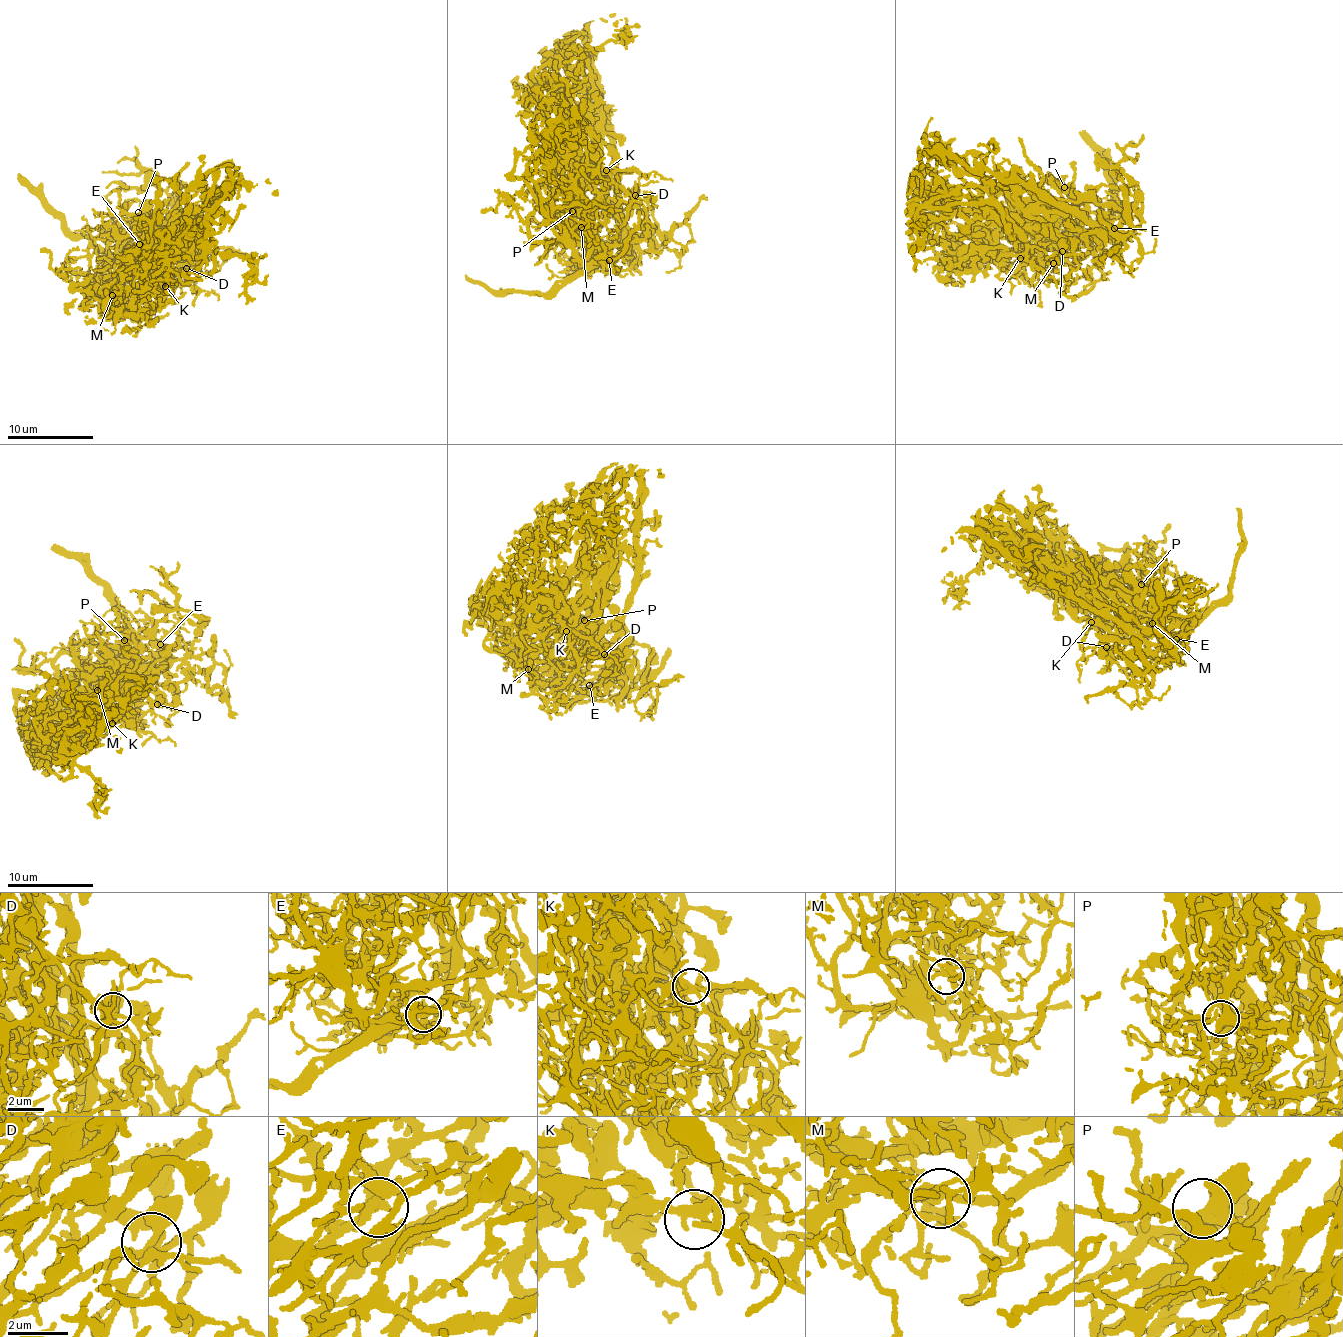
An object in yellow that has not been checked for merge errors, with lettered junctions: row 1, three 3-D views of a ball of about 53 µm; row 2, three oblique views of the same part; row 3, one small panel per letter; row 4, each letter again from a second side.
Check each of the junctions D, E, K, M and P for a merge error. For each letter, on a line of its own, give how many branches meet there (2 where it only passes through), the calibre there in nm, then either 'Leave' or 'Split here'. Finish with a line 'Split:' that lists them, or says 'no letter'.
D: Branches: 4. Thickness 360 nm. Leave
E: Branches: 2. Thickness 300 nm. Leave
K: Branches: 4. Thickness 300 nm. Leave
M: Branches: 5. Thickness 240 nm. Leave
P: Branches: 4. Thickness 400 nm. Leave
Split: no letter

